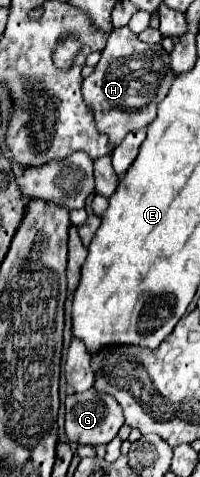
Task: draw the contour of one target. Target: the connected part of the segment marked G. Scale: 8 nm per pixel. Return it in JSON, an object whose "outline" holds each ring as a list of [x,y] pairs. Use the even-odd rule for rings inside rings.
{"outline":[[[90,388],[82,394],[72,394],[66,398],[66,436],[74,444],[90,444],[90,446],[108,444],[118,434],[122,424],[124,412],[110,394],[102,394]]]}

